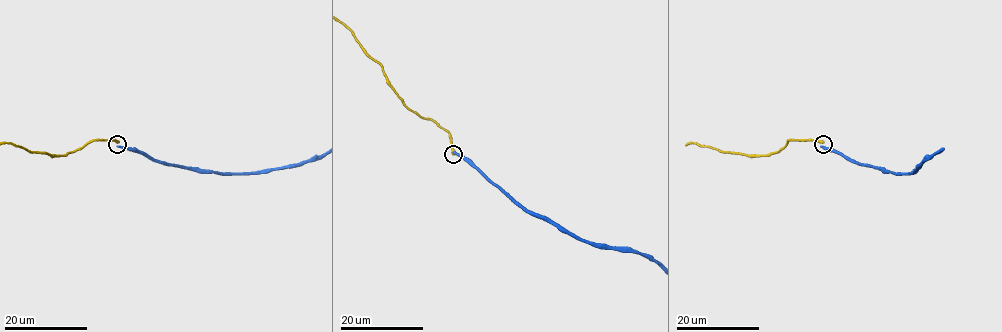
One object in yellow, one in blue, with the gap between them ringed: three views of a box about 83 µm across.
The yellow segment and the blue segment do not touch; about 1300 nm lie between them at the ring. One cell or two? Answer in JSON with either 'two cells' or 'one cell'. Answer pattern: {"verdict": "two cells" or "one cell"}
{"verdict": "two cells"}

